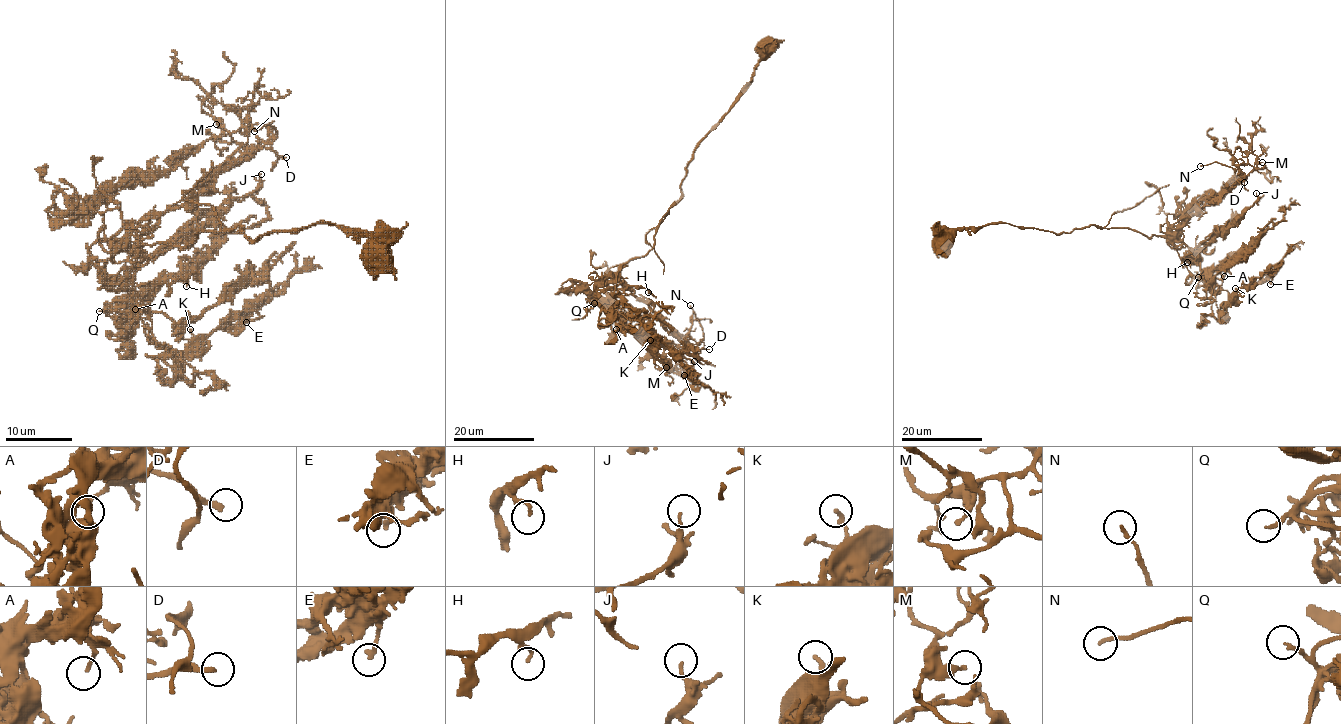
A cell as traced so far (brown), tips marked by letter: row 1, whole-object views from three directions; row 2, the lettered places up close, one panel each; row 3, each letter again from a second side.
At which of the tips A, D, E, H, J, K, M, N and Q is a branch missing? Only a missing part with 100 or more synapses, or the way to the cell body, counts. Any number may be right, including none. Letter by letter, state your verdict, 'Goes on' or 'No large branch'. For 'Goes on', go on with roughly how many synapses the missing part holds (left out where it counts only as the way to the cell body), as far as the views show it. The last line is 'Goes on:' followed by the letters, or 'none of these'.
A: No large branch
D: No large branch
E: No large branch
H: No large branch
J: Goes on. Roughly 130 synapses
K: No large branch
M: No large branch
N: No large branch
Q: No large branch
Goes on: J

